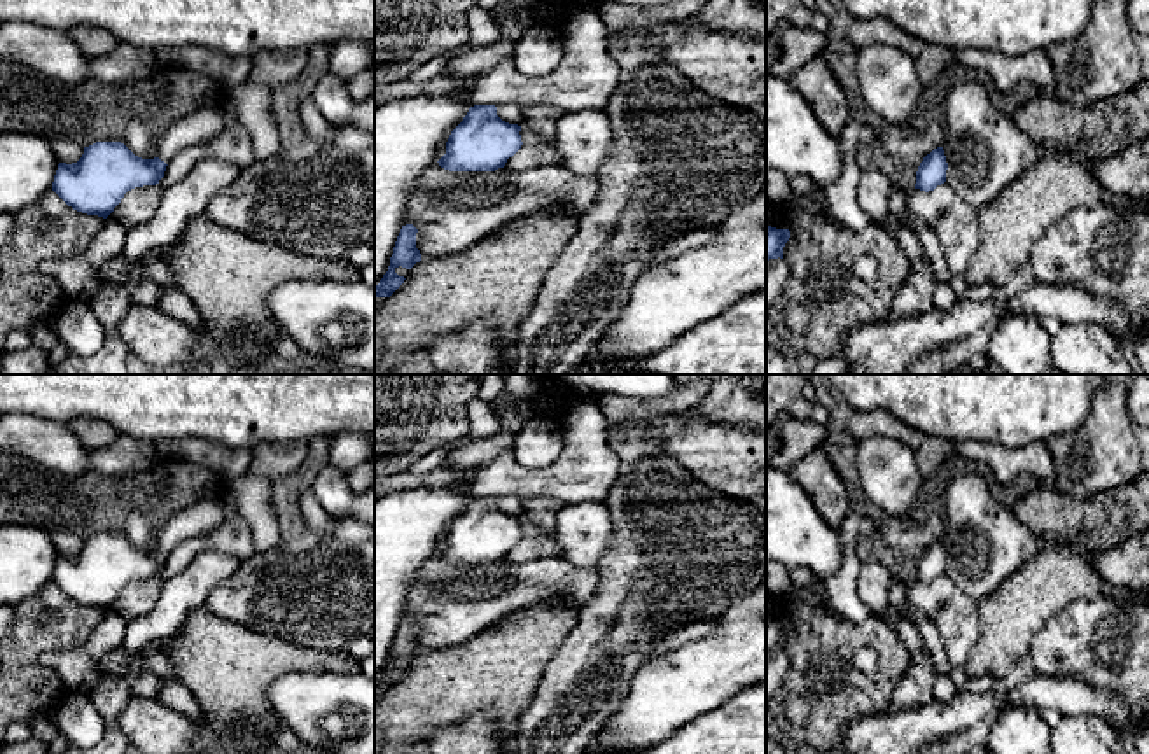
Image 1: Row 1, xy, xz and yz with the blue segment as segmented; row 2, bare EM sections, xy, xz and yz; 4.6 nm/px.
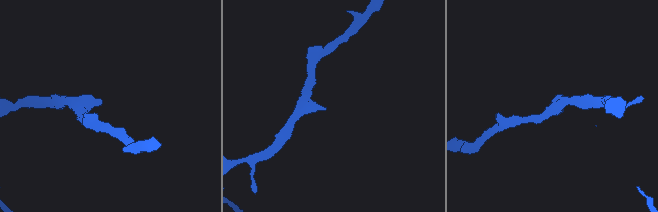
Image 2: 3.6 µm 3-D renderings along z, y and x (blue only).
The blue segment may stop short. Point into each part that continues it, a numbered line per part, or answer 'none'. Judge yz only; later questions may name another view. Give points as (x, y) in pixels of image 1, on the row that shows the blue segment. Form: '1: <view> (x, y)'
none

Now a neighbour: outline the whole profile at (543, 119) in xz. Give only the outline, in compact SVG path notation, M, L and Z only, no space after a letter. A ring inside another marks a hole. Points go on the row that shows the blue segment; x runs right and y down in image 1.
M551 105L525 107L519 126L539 133L547 145L554 147L556 124L561 115L563 112Z

